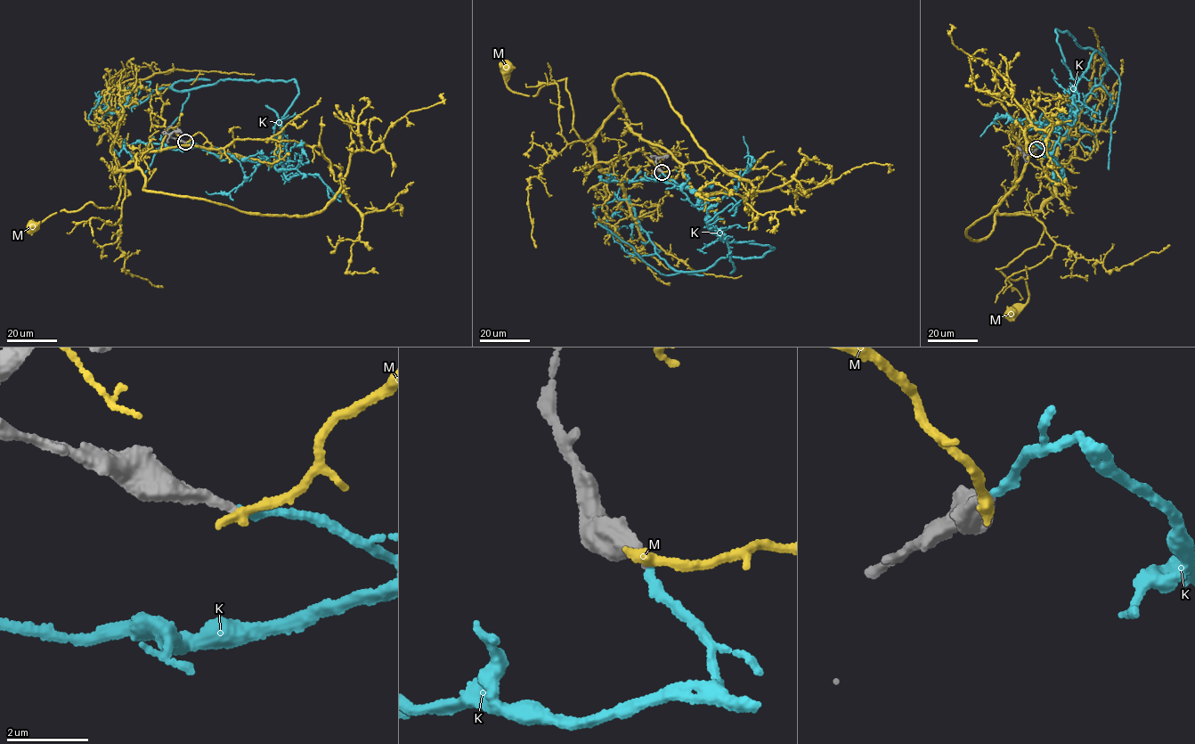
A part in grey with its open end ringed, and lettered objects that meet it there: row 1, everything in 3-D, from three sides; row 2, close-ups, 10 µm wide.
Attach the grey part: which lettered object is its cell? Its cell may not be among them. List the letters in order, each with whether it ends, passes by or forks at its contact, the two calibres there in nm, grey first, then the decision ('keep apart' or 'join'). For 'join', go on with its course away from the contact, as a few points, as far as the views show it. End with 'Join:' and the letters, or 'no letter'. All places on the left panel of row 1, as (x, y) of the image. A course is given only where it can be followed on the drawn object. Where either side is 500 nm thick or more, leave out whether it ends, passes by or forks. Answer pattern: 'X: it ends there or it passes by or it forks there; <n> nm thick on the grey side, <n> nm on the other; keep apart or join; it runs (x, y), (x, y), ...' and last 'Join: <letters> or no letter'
K: it ends there; 240 nm thick on the grey side, 200 nm on the other; join; it runs (185, 142), (221, 159), (272, 165), (296, 80), (158, 88), (106, 114), (95, 129), (88, 118), (100, 91)
M: it ends there; 240 nm thick on the grey side, 260 nm on the other; keep apart
Join: K

